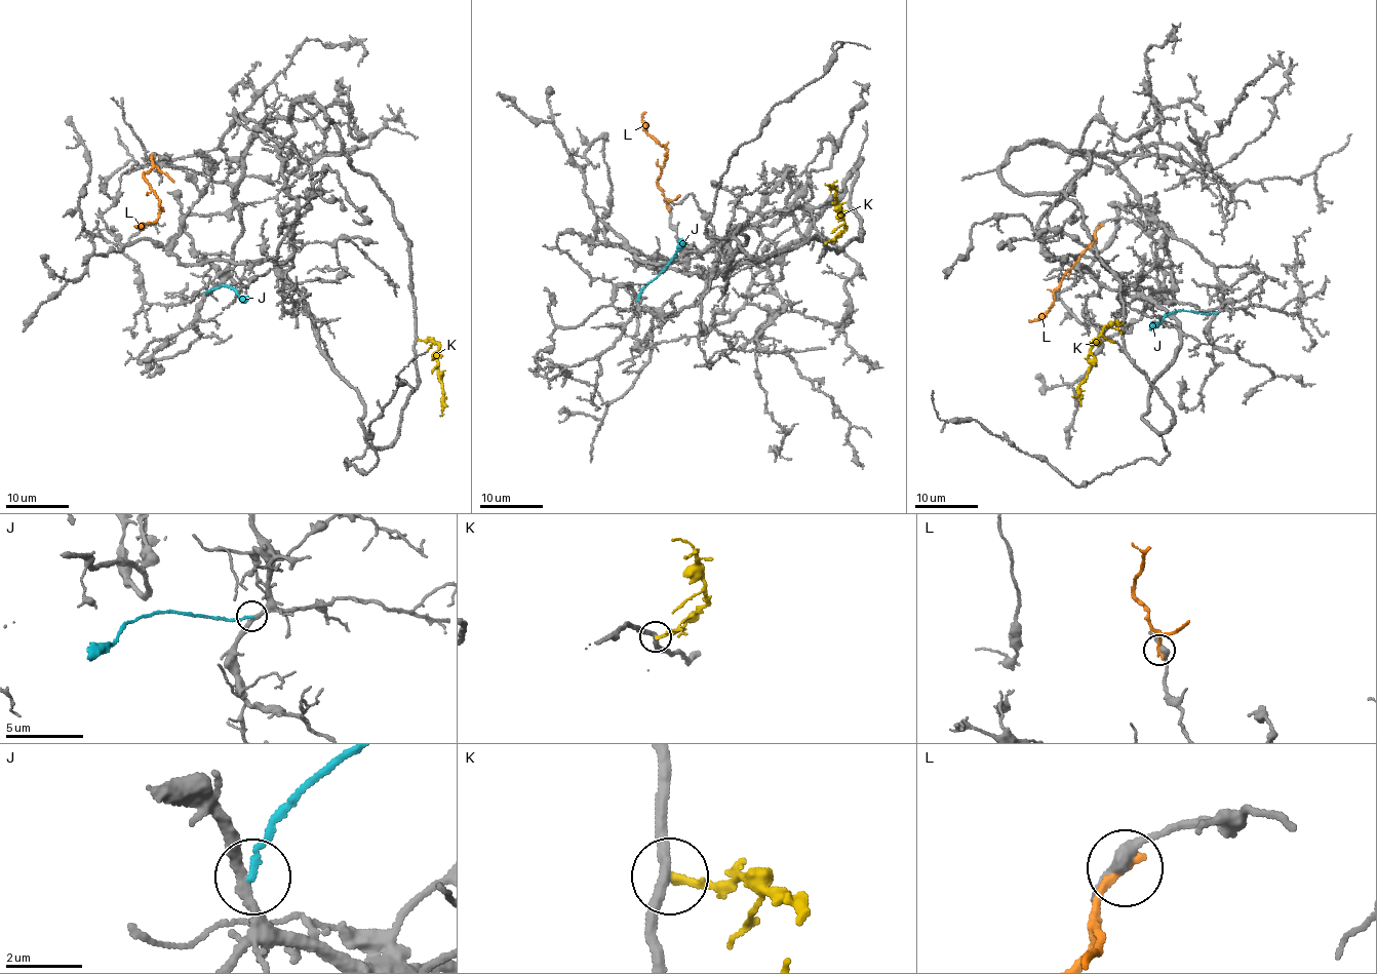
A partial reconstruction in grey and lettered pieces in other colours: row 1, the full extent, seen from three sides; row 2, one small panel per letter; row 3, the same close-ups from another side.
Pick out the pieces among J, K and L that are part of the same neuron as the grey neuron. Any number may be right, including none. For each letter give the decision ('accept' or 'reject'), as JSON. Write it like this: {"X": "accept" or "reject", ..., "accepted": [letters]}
{"J": "reject", "K": "reject", "L": "reject", "accepted": []}

